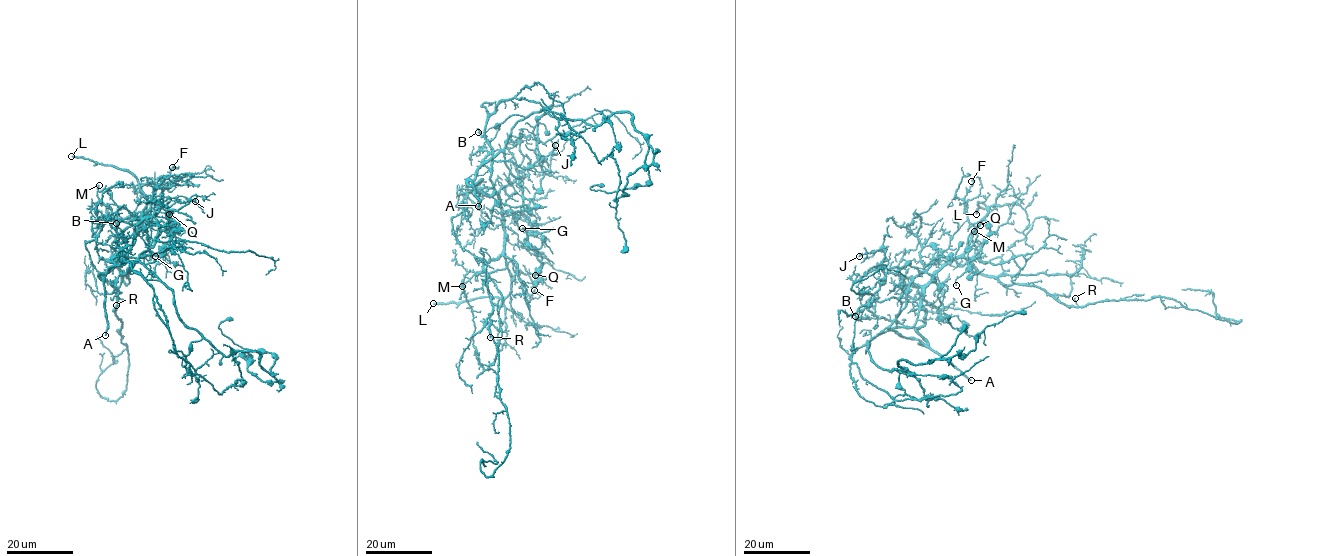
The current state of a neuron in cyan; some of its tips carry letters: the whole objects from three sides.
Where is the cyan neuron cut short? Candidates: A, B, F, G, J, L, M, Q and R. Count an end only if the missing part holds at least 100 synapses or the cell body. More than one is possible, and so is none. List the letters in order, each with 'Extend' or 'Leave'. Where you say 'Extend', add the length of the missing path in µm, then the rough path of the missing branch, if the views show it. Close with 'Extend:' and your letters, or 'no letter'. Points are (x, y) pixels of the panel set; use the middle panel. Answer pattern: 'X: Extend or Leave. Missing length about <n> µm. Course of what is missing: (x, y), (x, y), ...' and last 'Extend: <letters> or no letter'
A: Extend. Missing length about 200 µm
B: Leave
F: Leave
G: Leave
J: Leave
L: Extend. Missing length about 50 µm. Course of what is missing: (433, 303), (412, 308), (395, 337), (383, 319), (382, 311)
M: Leave
Q: Leave
R: Leave
Extend: A, L

